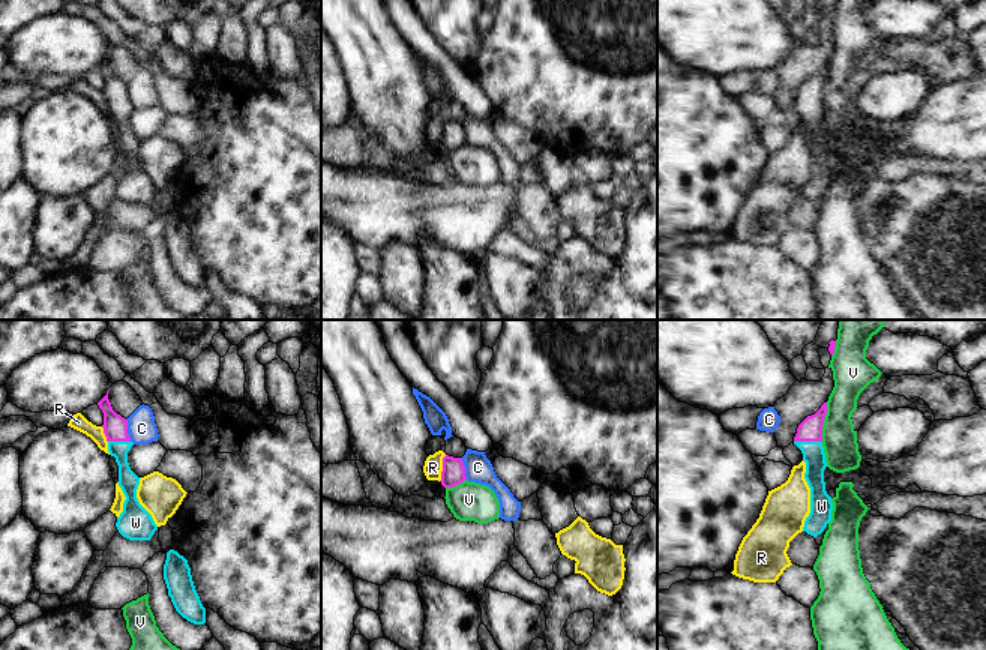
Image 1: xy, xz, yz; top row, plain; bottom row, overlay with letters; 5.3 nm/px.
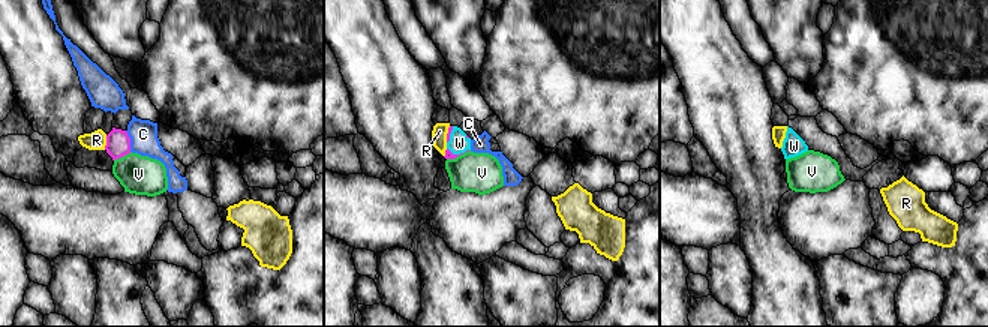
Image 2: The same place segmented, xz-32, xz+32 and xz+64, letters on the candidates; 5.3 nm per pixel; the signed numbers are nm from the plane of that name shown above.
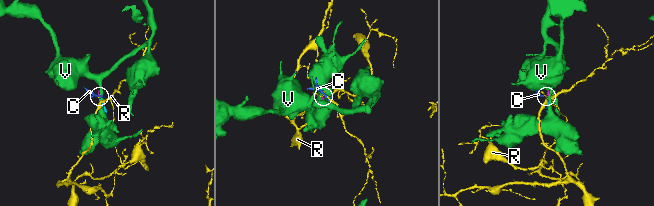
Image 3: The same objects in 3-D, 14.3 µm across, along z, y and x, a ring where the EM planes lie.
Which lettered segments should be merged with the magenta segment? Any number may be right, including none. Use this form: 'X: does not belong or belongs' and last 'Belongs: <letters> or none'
C: does not belong
R: does not belong
V: does not belong
W: belongs
Belongs: W

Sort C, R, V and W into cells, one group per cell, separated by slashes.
C / R / V / W

